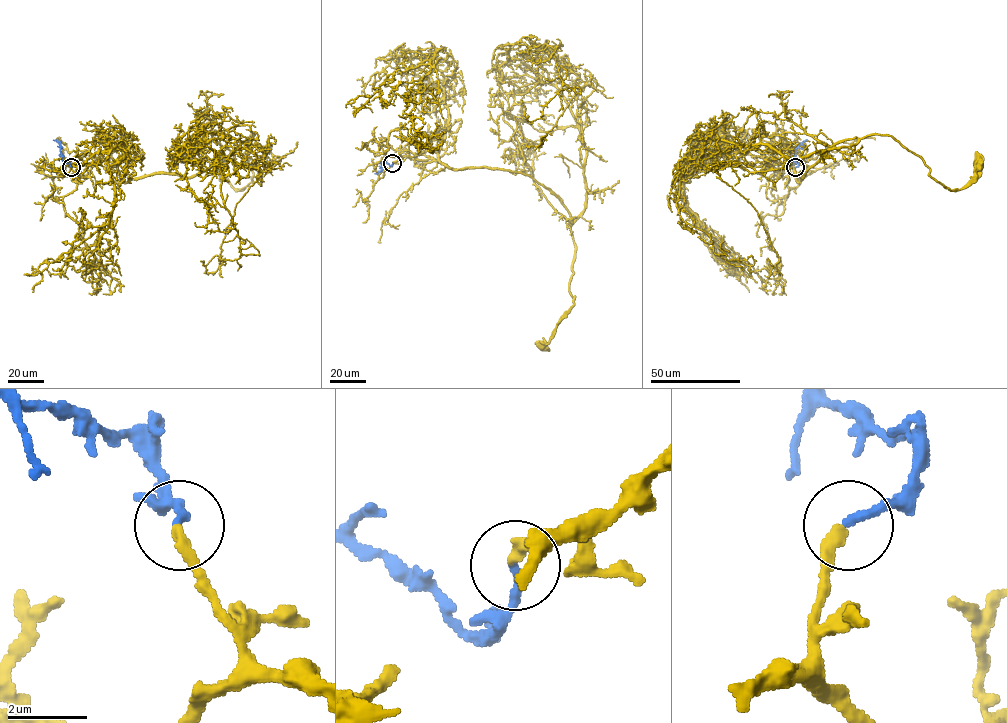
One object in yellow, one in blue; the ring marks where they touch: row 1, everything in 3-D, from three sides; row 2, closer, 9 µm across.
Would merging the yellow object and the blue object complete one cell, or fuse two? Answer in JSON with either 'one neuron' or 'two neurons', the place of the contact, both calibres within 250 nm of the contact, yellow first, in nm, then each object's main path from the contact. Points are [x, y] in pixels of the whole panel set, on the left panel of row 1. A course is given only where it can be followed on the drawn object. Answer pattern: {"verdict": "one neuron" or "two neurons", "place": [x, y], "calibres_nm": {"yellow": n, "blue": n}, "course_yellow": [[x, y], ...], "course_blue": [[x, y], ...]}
{"verdict": "one neuron", "place": [71, 167], "calibres_nm": {"yellow": 280, "blue": 240}, "course_yellow": [[70, 167], [85, 175], [110, 156], [123, 182], [190, 177], [253, 135], [247, 186], [234, 188], [221, 164]], "course_blue": [[71, 167], [62, 160], [60, 142], [53, 139]]}

